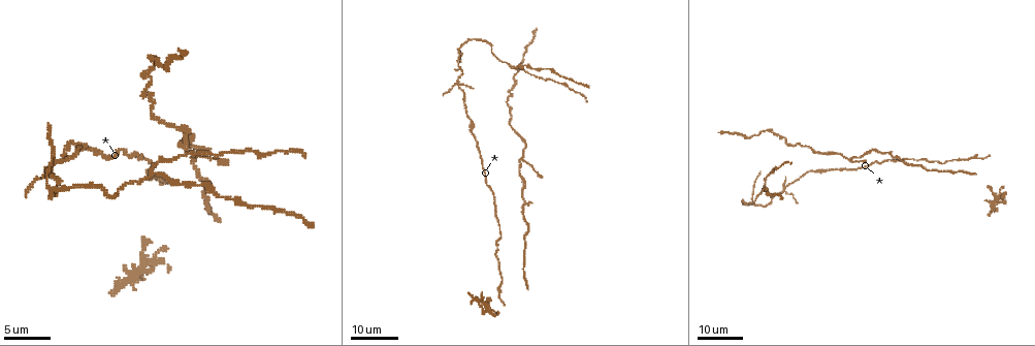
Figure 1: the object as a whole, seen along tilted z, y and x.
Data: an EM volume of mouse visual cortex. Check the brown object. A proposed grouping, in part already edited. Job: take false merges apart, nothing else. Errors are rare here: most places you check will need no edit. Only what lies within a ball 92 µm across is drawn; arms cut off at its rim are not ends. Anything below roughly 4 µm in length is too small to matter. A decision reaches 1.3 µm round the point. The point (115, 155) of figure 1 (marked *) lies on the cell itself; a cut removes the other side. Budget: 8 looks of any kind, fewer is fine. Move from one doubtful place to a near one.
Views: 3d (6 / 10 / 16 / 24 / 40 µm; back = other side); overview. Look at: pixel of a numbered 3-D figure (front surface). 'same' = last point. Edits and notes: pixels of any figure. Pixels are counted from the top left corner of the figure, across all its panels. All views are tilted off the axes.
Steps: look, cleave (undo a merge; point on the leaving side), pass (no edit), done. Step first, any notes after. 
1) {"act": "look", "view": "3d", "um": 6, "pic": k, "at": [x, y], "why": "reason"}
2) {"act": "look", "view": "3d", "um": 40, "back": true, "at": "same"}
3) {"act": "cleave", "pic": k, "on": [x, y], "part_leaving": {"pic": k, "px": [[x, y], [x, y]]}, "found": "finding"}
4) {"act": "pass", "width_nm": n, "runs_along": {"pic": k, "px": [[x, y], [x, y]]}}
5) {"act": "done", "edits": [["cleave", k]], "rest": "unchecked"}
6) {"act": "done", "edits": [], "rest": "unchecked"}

{"act": "look", "view": "3d", "um": 16, "pic": 1, "at": [186, 146], "why": "a fork"}

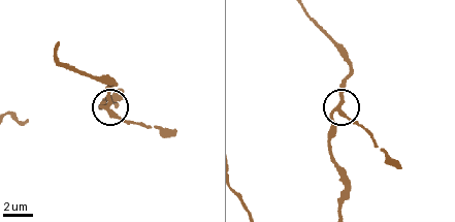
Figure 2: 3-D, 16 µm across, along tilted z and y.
{"act": "look", "view": "3d", "um": 10, "pic": 2, "at": [109, 110]}

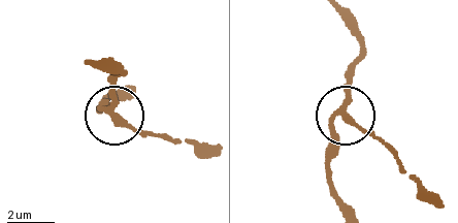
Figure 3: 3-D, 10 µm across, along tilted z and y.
{"act": "pass", "side_arm_um": 6, "found": "all the same cell"}

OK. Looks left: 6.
{"act": "look", "view": "3d", "um": 24, "pic": 1, "at": [787, 187], "why": "two arms in line, one across"}

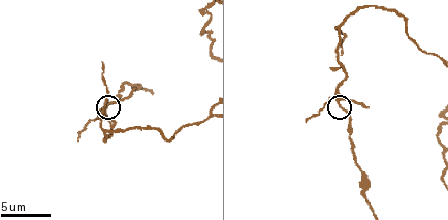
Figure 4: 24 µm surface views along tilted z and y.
{"act": "look", "view": "3d", "um": 6, "pic": 4, "at": [341, 106]}

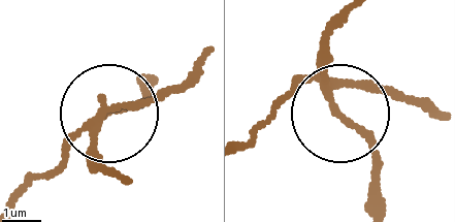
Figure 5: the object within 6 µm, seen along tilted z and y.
{"act": "cleave", "pic": 5, "on": [149, 100], "width_nm": 170, "part_leaving": {"pic": 5, "px": [[93, 123], [17, 202]]}, "found": "a second cell is stuck on"}

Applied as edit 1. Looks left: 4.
{"act": "look", "view": "overview"}

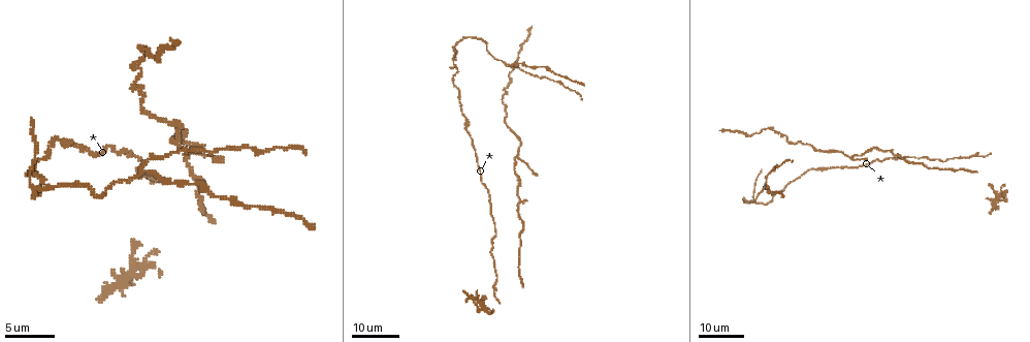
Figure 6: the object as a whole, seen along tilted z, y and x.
{"act": "look", "view": "3d", "um": 16, "pic": 6, "at": [770, 193], "why": "sudden change in width"}

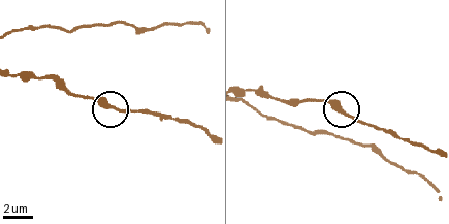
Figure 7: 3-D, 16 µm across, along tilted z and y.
{"act": "look", "view": "3d", "um": 10, "pic": 7, "at": [344, 114], "why": "closer look"}

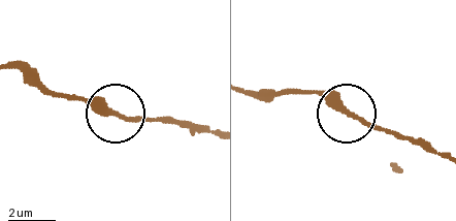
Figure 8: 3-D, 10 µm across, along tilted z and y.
{"act": "pass", "width_nm": 270, "runs_along": {"pic": 8, "px": [[22, 65], [58, 93], [87, 99], [119, 116], [184, 120]]}, "found": "one cell here"}

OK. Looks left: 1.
{"act": "look", "view": "3d", "um": 10, "pic": 4, "at": [337, 25], "why": "branch point"}

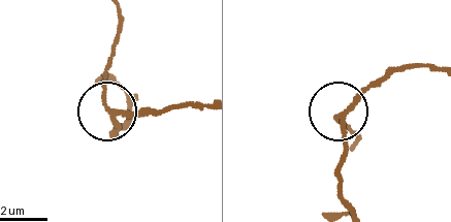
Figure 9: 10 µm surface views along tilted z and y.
{"act": "pass", "width_nm": 180, "runs_along": {"pic": 9, "px": [[131, 108], [115, 131], [118, 121], [103, 94], [109, 50]]}, "found": "all the same cell"}

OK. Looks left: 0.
{"act": "done", "edits": [["cleave", 5]], "rest": "unchecked"}

